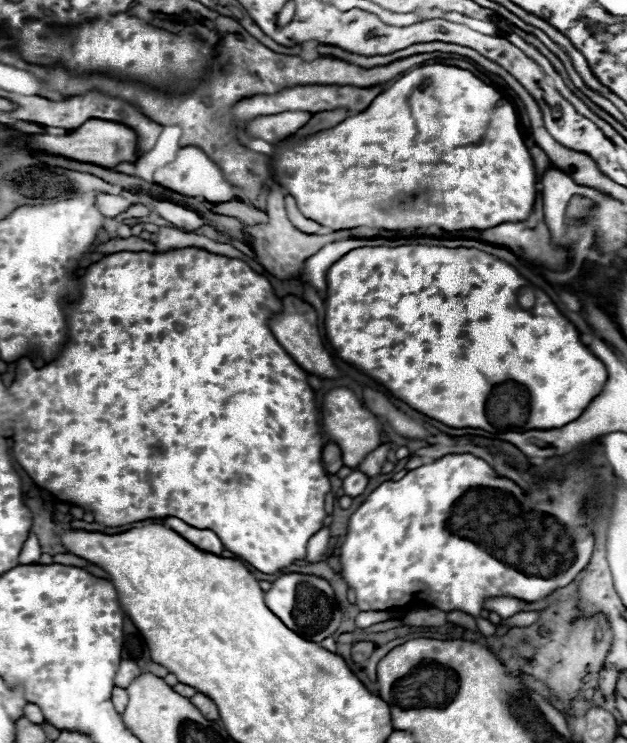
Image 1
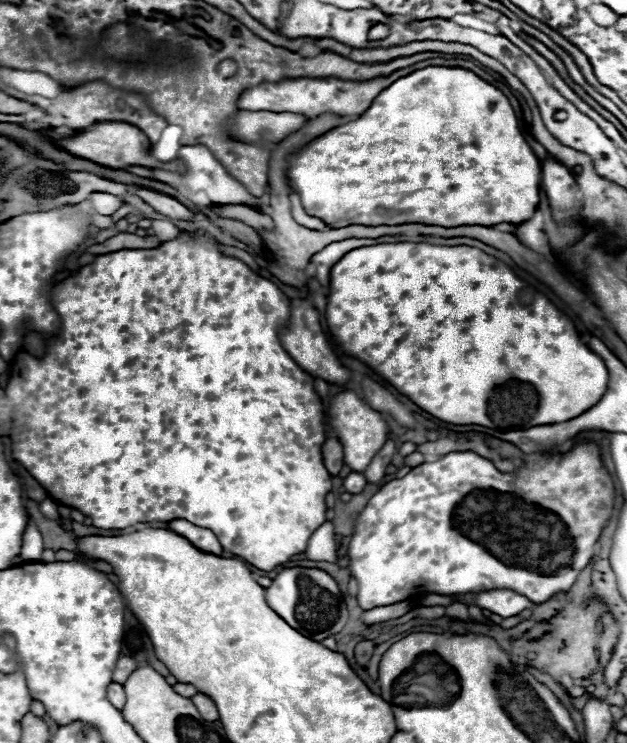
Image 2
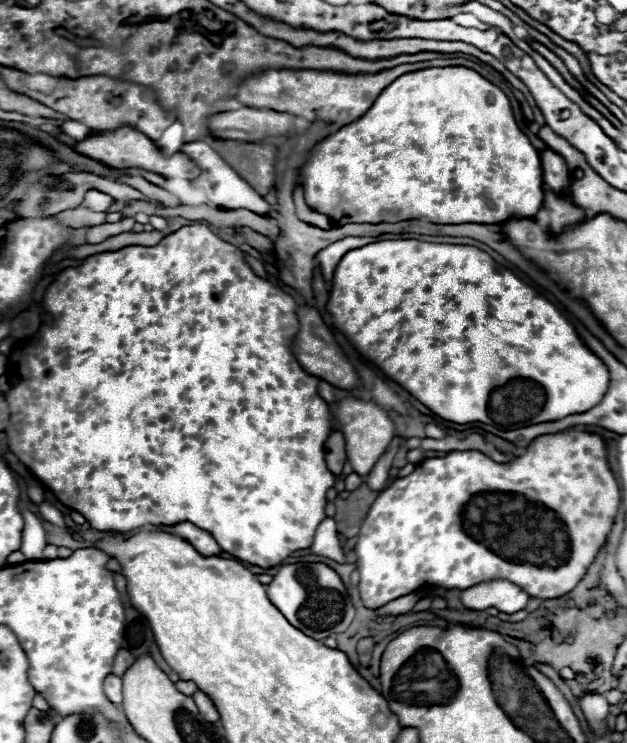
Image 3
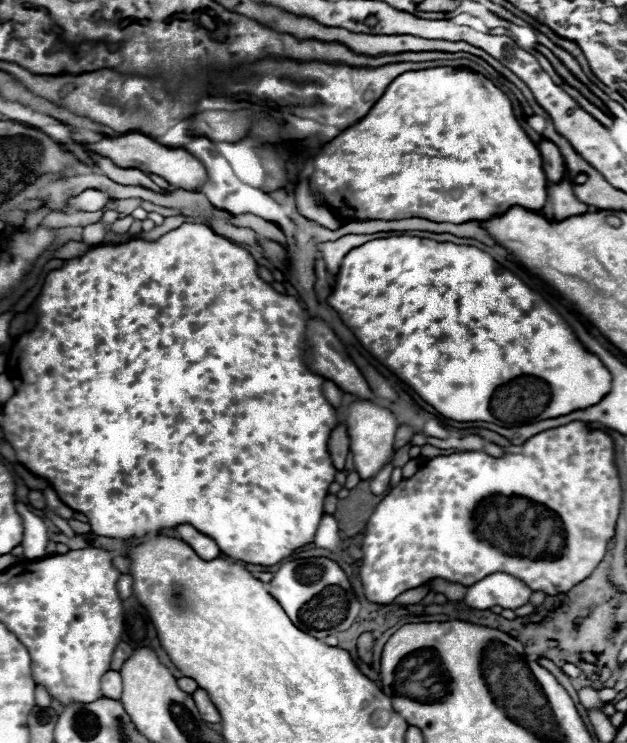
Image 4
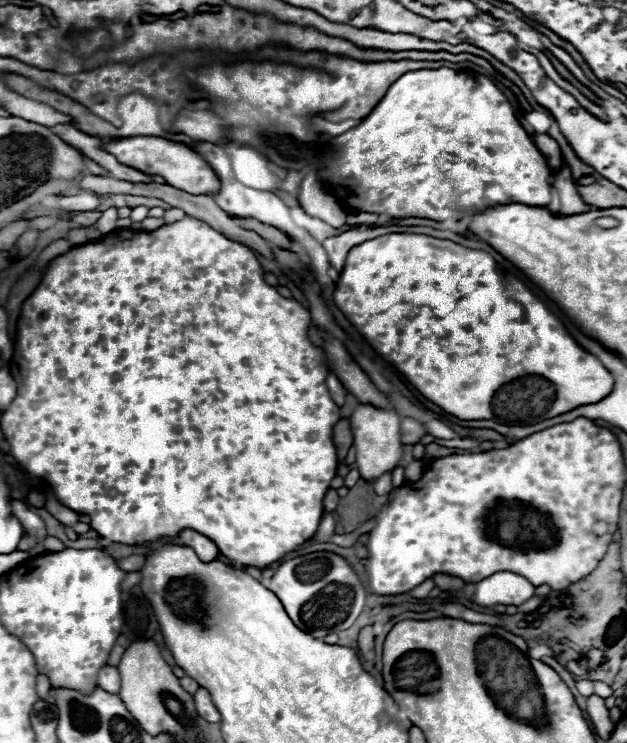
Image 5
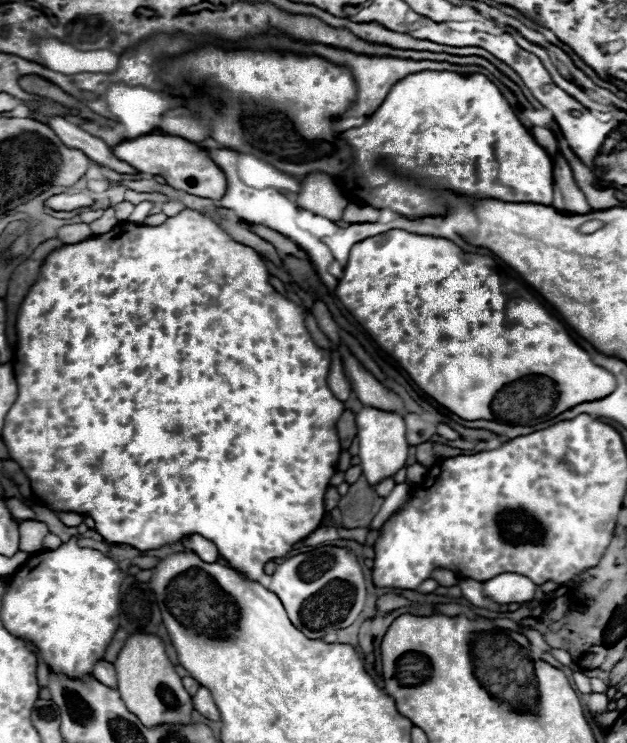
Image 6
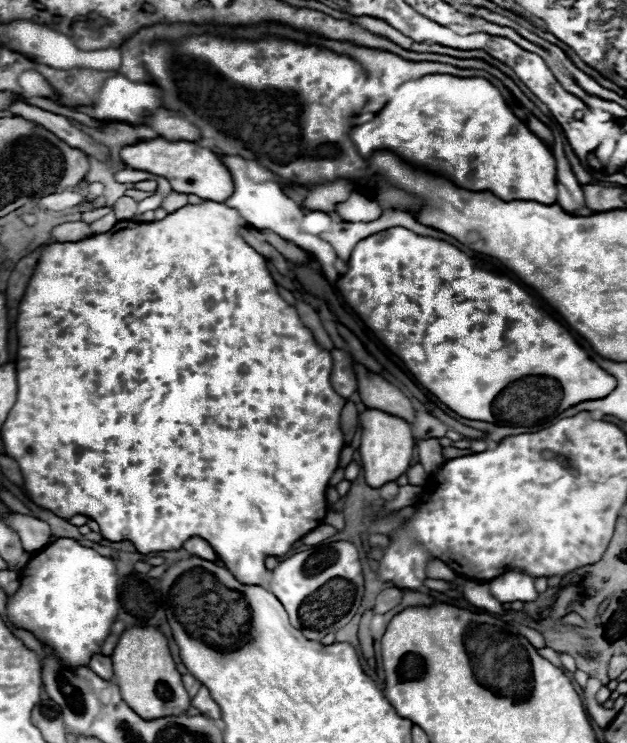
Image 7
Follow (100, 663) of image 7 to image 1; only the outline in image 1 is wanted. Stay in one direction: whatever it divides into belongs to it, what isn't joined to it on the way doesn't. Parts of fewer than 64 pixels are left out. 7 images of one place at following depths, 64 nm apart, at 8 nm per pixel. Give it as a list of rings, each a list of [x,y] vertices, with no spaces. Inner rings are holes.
[[[118,686],[112,688],[112,704],[114,704],[114,708],[118,710],[118,714],[124,712],[124,708],[126,708],[126,704],[128,704],[128,694],[126,694],[124,688],[118,688]]]

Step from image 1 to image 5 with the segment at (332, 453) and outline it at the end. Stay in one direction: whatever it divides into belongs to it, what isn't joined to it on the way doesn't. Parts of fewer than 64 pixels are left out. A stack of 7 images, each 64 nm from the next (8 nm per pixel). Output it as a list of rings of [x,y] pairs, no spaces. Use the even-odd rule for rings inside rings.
[[[342,418],[334,426],[334,444],[336,444],[336,450],[338,450],[338,458],[340,460],[346,456],[346,452],[352,446],[352,442],[354,442],[354,436],[352,436],[352,428],[350,428],[350,420],[348,418]]]

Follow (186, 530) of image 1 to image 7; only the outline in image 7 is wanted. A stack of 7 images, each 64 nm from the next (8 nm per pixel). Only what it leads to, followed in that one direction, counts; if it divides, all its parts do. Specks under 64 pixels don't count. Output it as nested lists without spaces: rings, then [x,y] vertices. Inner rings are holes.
[[[190,538],[186,544],[184,544],[184,550],[190,554],[190,556],[198,556],[198,558],[202,558],[202,560],[216,560],[216,552],[214,552],[214,548],[206,542],[206,540],[202,540],[202,538]]]

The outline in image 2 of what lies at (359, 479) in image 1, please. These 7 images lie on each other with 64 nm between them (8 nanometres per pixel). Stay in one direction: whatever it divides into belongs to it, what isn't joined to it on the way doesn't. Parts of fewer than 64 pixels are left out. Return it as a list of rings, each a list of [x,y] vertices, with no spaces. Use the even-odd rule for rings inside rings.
[[[352,472],[352,474],[348,474],[348,476],[344,478],[344,488],[346,488],[346,492],[350,492],[350,494],[362,492],[364,486],[366,486],[366,478],[364,478],[364,474],[360,474],[360,472]]]

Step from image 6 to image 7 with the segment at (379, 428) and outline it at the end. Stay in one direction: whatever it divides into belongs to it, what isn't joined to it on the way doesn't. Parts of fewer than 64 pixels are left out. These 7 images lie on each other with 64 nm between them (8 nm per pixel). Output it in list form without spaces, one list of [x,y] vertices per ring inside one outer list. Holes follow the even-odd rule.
[[[366,410],[360,414],[362,422],[362,440],[360,440],[360,458],[366,482],[372,488],[380,488],[388,482],[396,482],[412,462],[414,454],[414,436],[408,422],[402,418],[394,418],[392,414],[386,414],[382,410]]]

